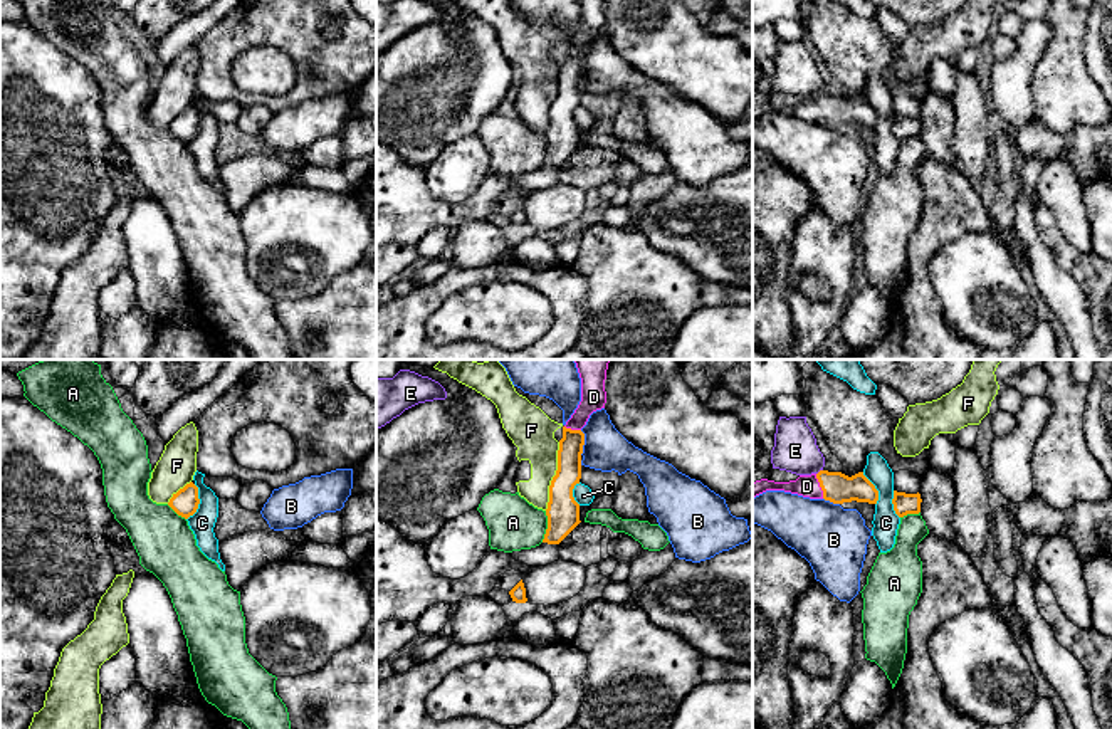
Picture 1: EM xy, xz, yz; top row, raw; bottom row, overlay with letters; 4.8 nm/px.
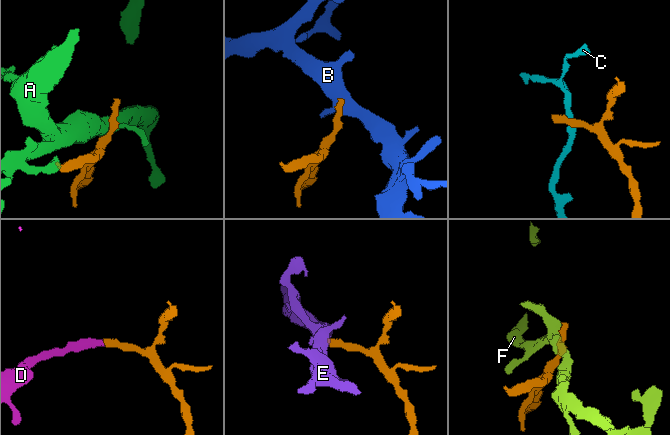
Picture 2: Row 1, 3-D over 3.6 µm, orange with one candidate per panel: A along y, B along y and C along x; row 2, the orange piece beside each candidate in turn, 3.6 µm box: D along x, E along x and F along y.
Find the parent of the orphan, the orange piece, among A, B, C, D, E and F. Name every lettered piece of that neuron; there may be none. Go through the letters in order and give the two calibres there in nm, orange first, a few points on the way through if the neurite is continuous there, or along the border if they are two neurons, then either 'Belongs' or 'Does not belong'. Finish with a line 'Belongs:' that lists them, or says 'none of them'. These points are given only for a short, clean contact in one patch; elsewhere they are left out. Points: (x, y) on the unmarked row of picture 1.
A: Thickness 160 nm (orange) against 240 nm. Boundary: xz (546, 135), (546, 157), (541, 165). Does not belong
B: Thickness 120 nm (orange) against 220 nm. Boundary: xz (580, 54), (583, 57), (582, 78). Does not belong
C: Thickness 130 nm (orange) against 120 nm. Boundary: xy (195, 108), (199, 131), (187, 143). Does not belong
D: Thickness 150 nm (orange) against 110 nm. Path across: yz (837, 111), (820, 110), (807, 110). Belongs
E: Thickness 150 nm (orange) against 220 nm. Boundary: yz (822, 93), (817, 98). Does not belong
F: Thickness 160 nm (orange) against 220 nm. Boundary: xz (560, 66), (558, 93), (551, 104), (550, 125), (545, 133). Does not belong
Belongs: D

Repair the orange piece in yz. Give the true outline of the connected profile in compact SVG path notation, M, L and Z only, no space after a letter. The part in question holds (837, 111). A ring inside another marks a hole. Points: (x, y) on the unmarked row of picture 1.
M820 94L818 97L800 99L796 104L789 106L768 102L753 106L753 121L766 114L784 114L810 123L825 123L833 128L852 124L877 128L879 124L879 114L863 96L848 101L842 96Z

